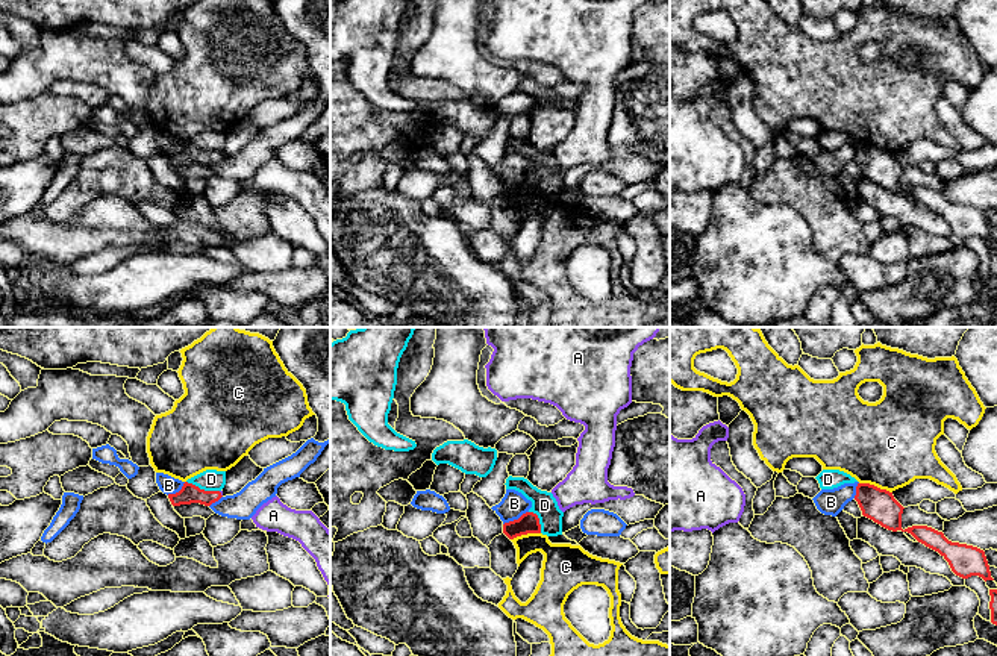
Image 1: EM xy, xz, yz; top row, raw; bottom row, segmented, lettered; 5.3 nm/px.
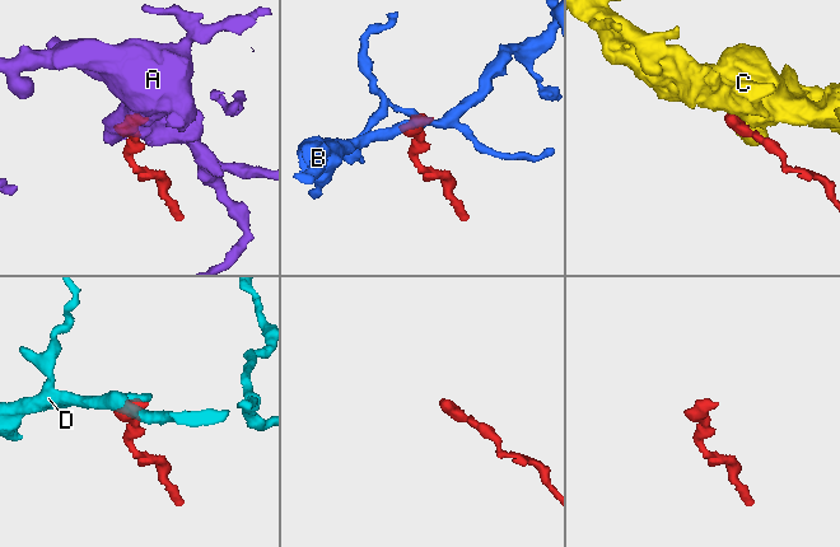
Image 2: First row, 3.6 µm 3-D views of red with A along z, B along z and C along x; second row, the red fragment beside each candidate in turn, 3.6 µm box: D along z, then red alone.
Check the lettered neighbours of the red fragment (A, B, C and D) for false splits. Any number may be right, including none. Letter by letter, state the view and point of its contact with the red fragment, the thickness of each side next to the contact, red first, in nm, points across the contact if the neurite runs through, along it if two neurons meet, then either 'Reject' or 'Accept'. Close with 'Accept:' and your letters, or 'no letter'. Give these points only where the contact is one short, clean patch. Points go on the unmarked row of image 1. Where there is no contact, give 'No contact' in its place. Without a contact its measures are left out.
A: Touches red at xy (220, 155). Thickness 100 nm (red) against 20 nm. Path across: xy (190, 153), (197, 156), (220, 155), (220, 152). Accept
B: Touches red at xz (515, 181). Thickness 110 nm (red) against 140 nm. Boundary: xz (528, 171), (503, 185). Reject
C: Touches red at yz (876, 147). Thickness 180 nm (red) against 460 nm. Boundary: yz (859, 143), (868, 143), (891, 153). Reject
D: Touches red at xy (203, 150). Thickness 100 nm (red) against 110 nm. Boundary: xy (187, 141), (200, 149), (218, 152). Reject
Accept: A

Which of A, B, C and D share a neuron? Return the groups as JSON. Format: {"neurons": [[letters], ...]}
{"neurons": [["A"], ["B"], ["C"], ["D"]]}

